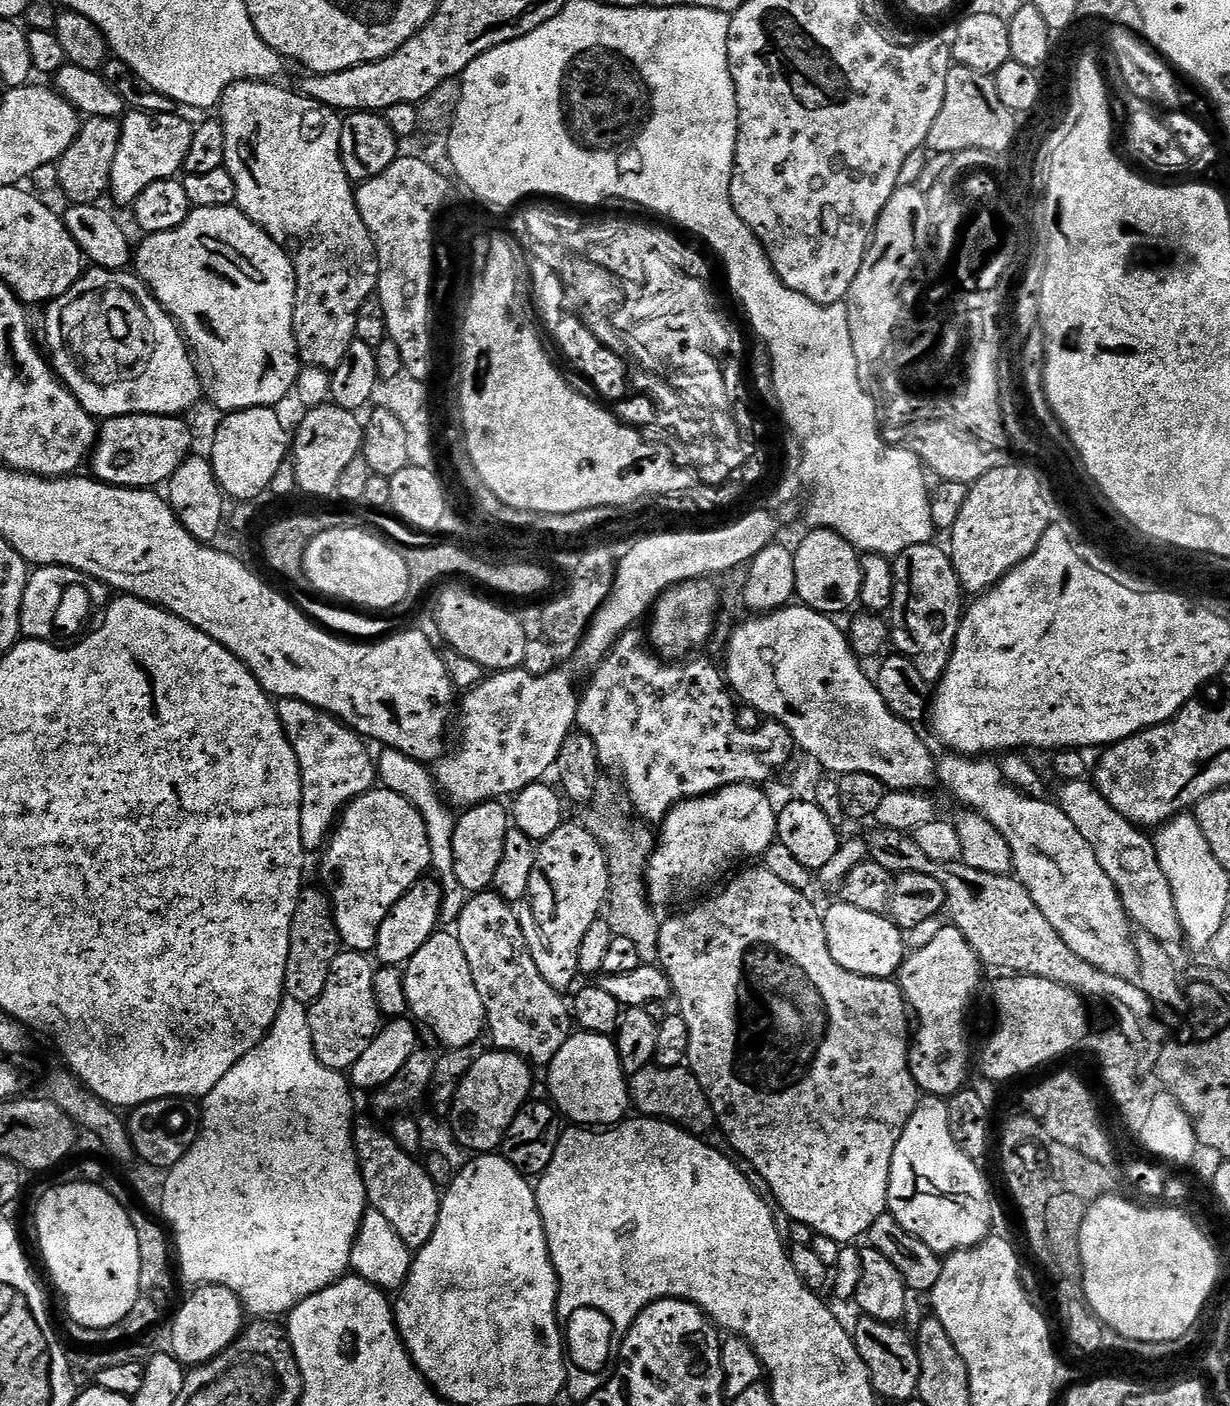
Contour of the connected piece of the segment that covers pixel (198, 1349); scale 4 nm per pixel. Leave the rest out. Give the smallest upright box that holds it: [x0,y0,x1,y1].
[170,1284,246,1366]

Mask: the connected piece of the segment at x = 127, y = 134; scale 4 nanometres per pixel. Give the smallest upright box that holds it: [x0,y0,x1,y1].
[108,111,193,206]

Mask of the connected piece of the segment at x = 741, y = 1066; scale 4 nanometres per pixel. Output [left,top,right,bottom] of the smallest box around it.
[658,866,922,1246]

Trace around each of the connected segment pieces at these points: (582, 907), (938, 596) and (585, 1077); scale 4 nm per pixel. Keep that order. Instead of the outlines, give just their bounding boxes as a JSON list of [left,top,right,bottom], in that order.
[[519,822,608,990],[890,542,962,686],[546,1031,629,1126]]

